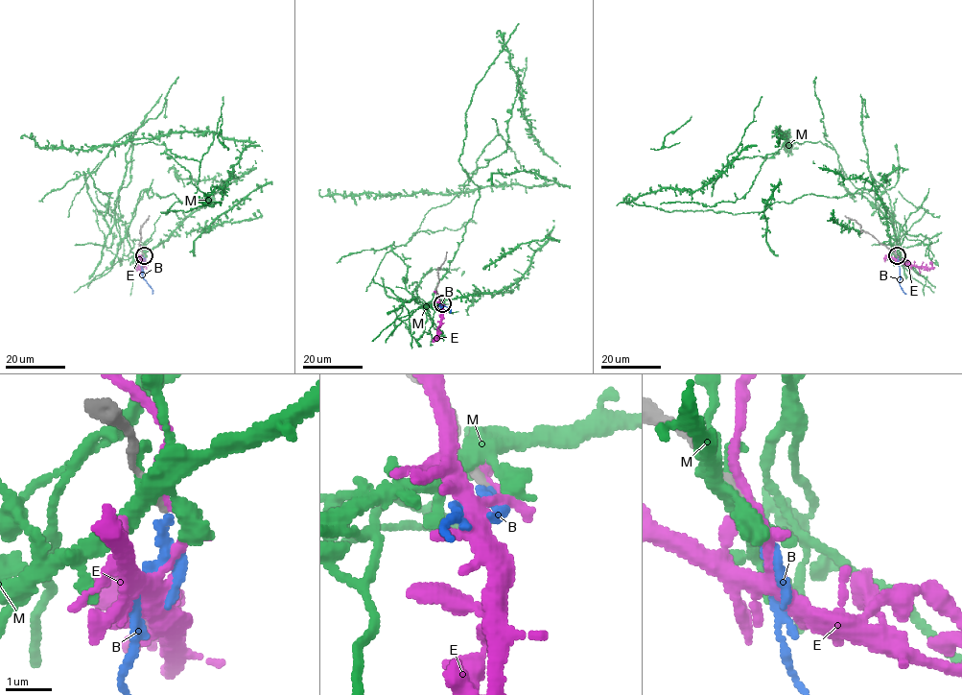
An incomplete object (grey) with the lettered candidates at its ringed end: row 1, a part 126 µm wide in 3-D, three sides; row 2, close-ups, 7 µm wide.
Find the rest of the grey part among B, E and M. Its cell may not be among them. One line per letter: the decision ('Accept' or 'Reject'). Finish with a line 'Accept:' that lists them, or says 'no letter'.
B: Reject
E: Reject
M: Reject
Accept: no letter

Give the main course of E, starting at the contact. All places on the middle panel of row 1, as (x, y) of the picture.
E: (441, 302), (441, 325), (435, 339), (438, 338)

